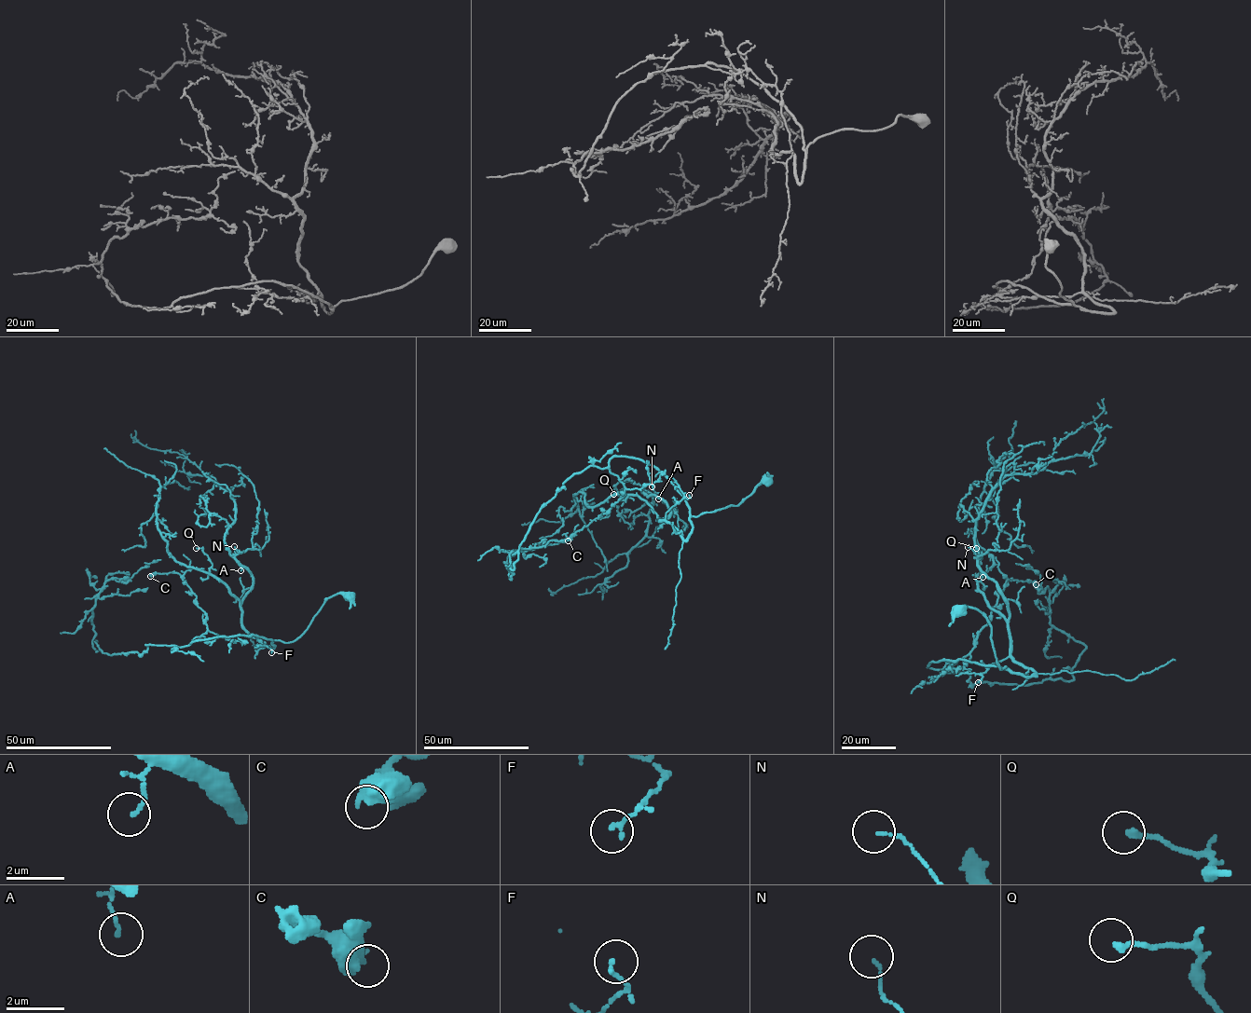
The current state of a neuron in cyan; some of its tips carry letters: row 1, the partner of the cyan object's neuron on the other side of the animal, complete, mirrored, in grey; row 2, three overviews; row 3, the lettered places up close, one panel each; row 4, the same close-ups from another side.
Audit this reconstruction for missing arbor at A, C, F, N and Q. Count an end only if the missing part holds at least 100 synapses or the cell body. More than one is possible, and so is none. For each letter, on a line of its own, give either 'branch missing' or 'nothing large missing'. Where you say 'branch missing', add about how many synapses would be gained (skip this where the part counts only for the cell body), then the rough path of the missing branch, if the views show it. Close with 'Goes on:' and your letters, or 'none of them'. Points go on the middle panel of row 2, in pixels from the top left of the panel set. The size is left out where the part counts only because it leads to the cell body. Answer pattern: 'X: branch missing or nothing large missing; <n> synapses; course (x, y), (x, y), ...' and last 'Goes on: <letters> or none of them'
A: nothing large missing
C: nothing large missing
F: nothing large missing
N: nothing large missing
Q: nothing large missing
Goes on: none of them

